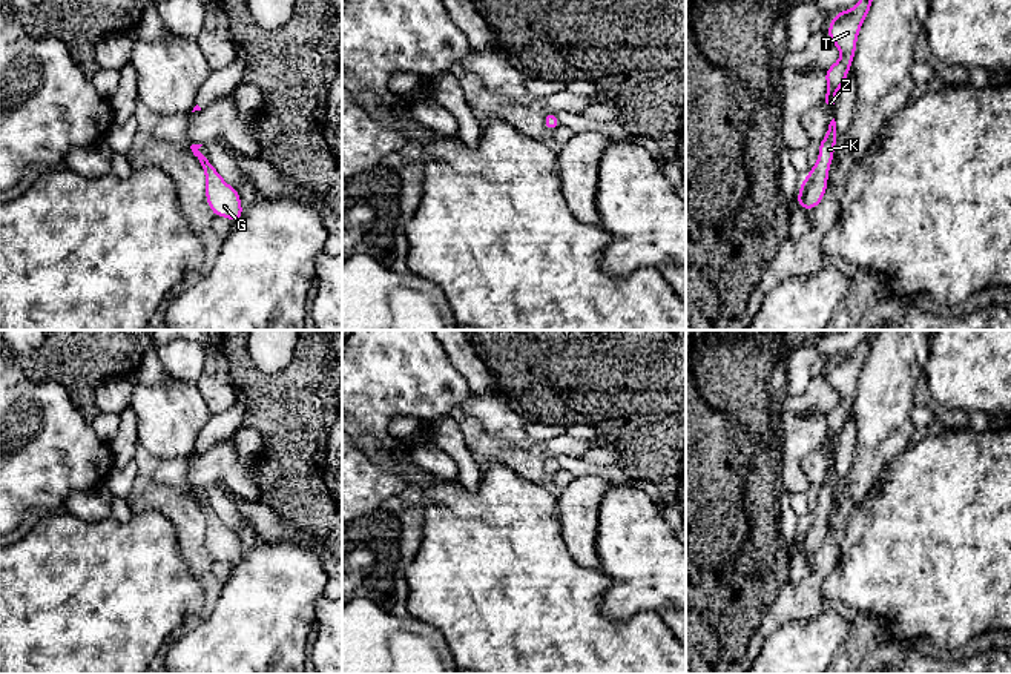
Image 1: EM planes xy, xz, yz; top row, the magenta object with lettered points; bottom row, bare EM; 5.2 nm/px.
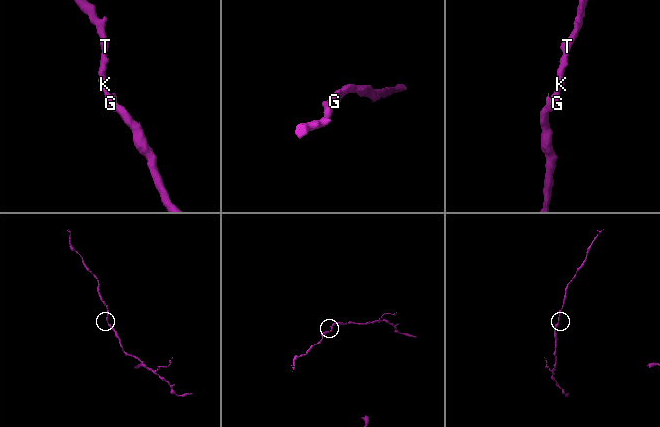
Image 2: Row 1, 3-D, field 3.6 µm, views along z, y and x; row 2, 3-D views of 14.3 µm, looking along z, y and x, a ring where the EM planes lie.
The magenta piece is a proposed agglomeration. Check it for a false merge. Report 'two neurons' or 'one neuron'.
one neuron

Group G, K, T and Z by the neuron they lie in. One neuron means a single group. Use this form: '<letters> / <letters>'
G K T Z

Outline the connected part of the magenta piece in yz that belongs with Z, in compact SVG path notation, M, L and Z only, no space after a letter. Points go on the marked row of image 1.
M858 0L850 11L841 9L838 15L830 20L827 35L841 51L841 58L825 71L825 83L828 89L822 104L830 109L836 107L836 92L842 88L851 68L858 34L871 8L871 2L873 0Z

